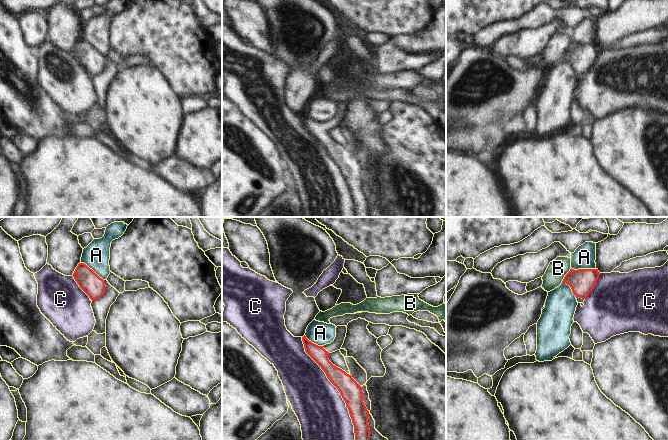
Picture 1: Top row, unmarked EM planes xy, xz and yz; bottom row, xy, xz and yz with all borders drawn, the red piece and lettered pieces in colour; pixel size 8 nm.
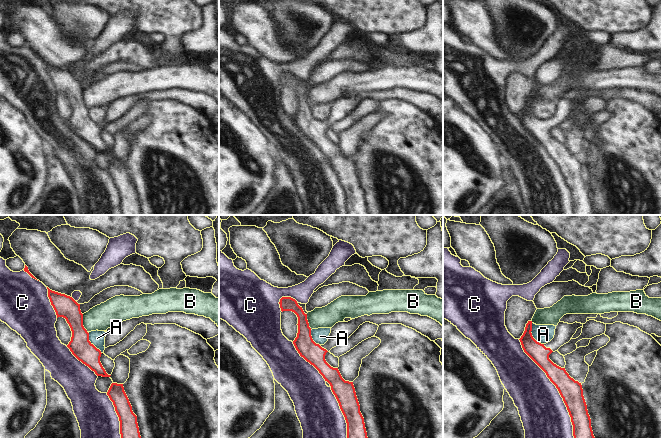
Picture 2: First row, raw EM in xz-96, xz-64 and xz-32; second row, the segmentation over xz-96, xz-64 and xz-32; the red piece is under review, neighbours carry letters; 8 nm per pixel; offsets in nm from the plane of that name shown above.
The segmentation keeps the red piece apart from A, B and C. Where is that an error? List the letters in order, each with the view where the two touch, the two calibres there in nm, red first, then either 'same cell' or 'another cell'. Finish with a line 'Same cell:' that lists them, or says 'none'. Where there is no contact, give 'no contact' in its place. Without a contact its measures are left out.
A: meets red in yz; 200 nm thick on the red side, 180 nm on the other; another cell
B: meets red in yz; 200 nm thick on the red side, 160 nm on the other; another cell
C: meets red in xz; 170 nm thick on the red side, 400 nm on the other; another cell
Same cell: none

